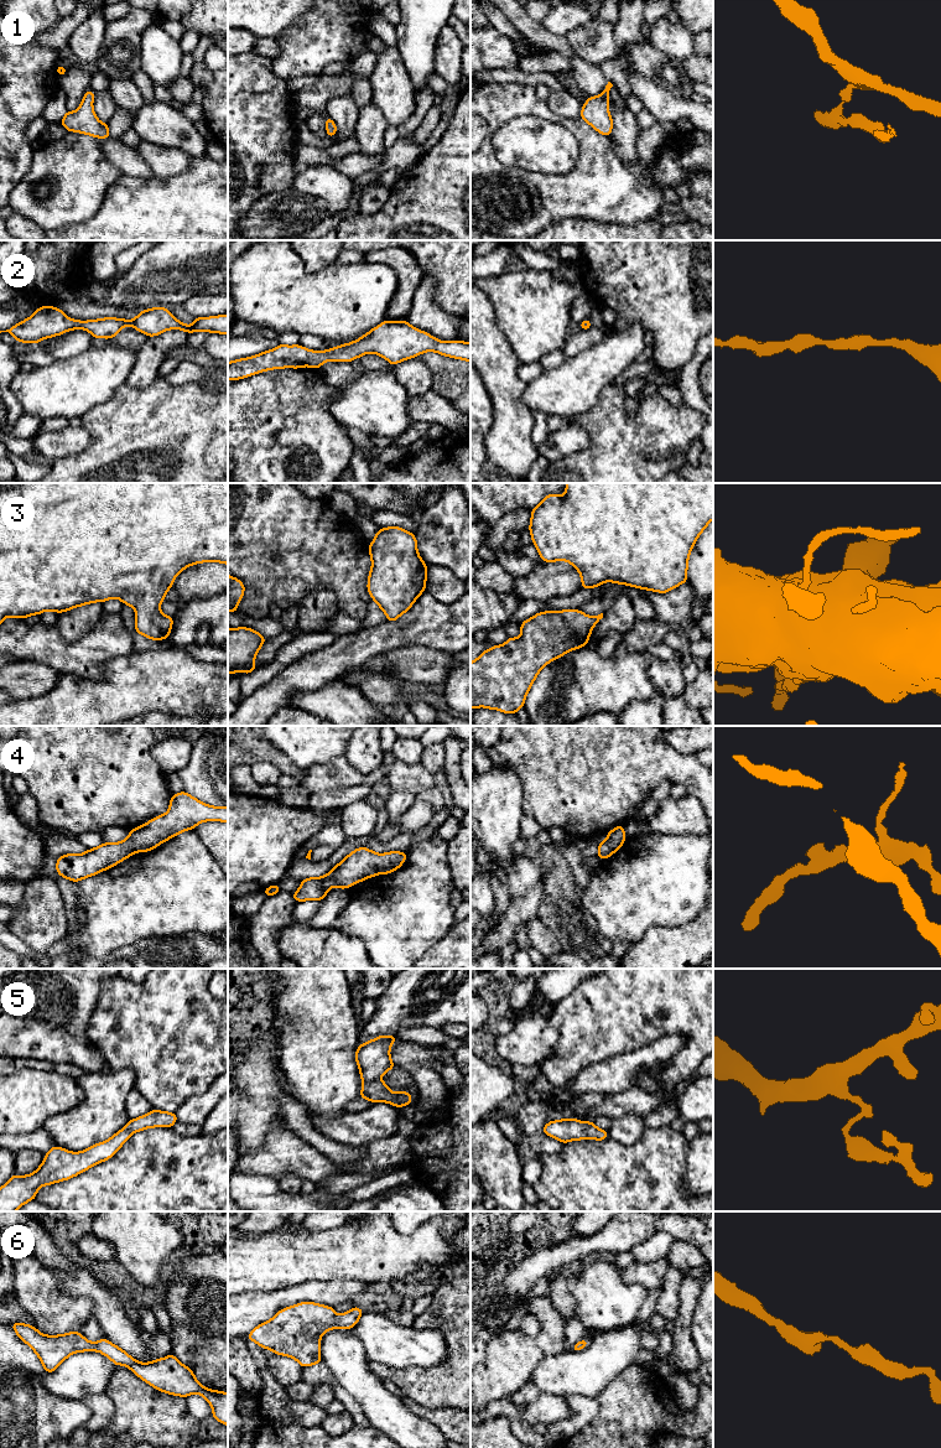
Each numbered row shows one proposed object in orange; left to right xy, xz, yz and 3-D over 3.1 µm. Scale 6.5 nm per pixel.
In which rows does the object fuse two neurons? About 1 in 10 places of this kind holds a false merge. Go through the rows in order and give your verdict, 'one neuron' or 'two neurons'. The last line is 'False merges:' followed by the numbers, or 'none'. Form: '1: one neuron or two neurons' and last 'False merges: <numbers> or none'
1: one neuron
2: one neuron
3: one neuron
4: one neuron
5: one neuron
6: one neuron
False merges: none

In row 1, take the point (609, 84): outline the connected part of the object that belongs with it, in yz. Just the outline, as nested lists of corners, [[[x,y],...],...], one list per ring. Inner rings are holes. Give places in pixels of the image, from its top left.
[[[608,82],[602,94],[589,97],[583,104],[579,115],[596,131],[605,136],[609,136],[613,129],[613,119],[608,109],[608,93],[612,87],[613,84]]]

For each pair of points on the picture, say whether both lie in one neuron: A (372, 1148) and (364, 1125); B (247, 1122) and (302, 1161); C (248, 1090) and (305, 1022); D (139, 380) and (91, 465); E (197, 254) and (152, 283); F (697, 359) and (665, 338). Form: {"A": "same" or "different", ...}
{"A": "different", "B": "different", "C": "different", "D": "different", "E": "same", "F": "different"}

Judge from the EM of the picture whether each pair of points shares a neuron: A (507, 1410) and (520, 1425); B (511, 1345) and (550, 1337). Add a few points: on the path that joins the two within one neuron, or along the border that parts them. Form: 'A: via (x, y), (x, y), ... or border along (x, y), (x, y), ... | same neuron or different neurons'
A: via (510, 1413), (516, 1421) | same neuron
B: border along (529, 1312), (540, 1324), (536, 1343), (545, 1355) | different neurons

